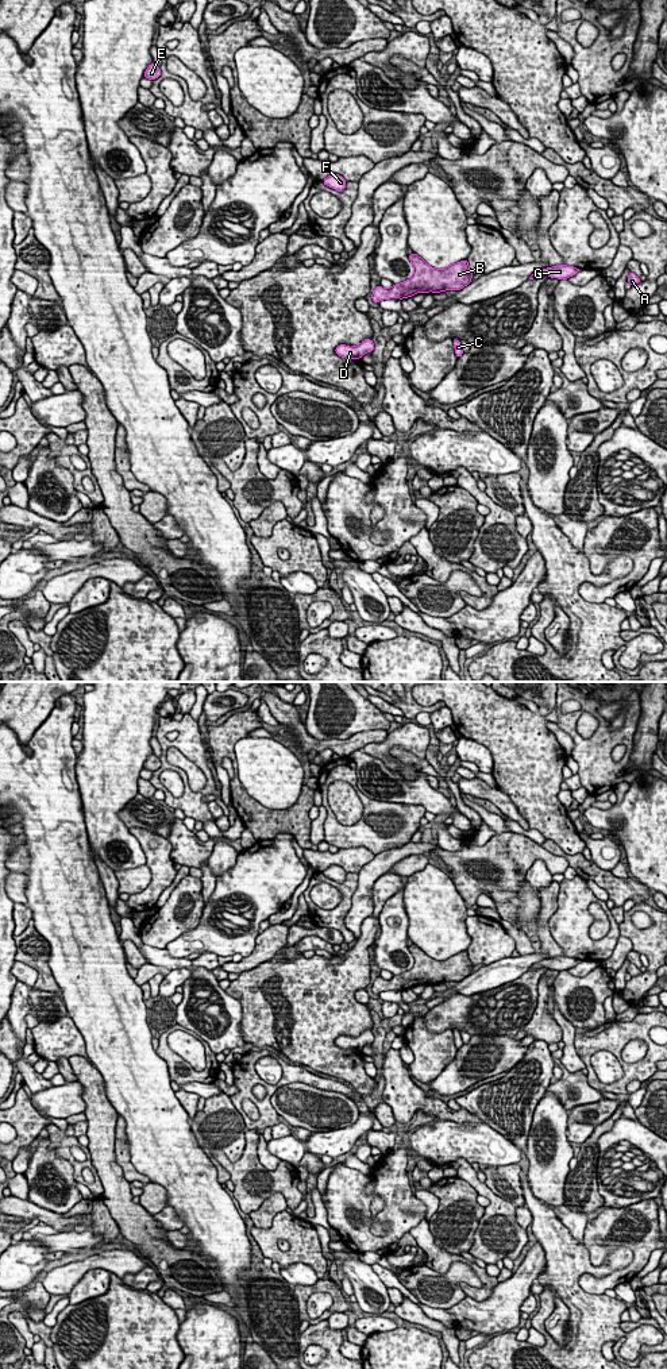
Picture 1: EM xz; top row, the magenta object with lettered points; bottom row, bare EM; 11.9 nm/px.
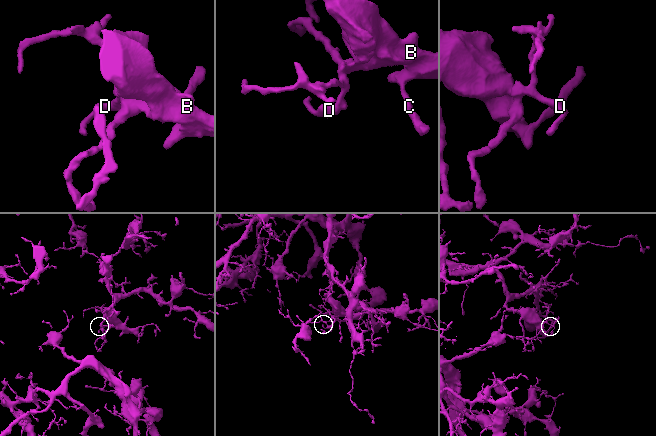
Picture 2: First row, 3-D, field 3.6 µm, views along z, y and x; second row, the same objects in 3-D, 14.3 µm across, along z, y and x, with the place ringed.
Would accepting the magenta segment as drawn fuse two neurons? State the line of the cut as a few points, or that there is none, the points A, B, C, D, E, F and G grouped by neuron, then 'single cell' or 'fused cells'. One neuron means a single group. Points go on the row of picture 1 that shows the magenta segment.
no cut; A B C D E F G; single cell

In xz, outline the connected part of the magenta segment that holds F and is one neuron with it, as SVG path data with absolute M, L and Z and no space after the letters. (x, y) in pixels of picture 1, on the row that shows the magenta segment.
M331 174L323 180L323 184L338 192L342 192L344 190L347 181L339 174Z

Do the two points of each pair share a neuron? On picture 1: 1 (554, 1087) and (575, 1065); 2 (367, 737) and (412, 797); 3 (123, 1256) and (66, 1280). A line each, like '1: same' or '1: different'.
1: different
2: different
3: same

